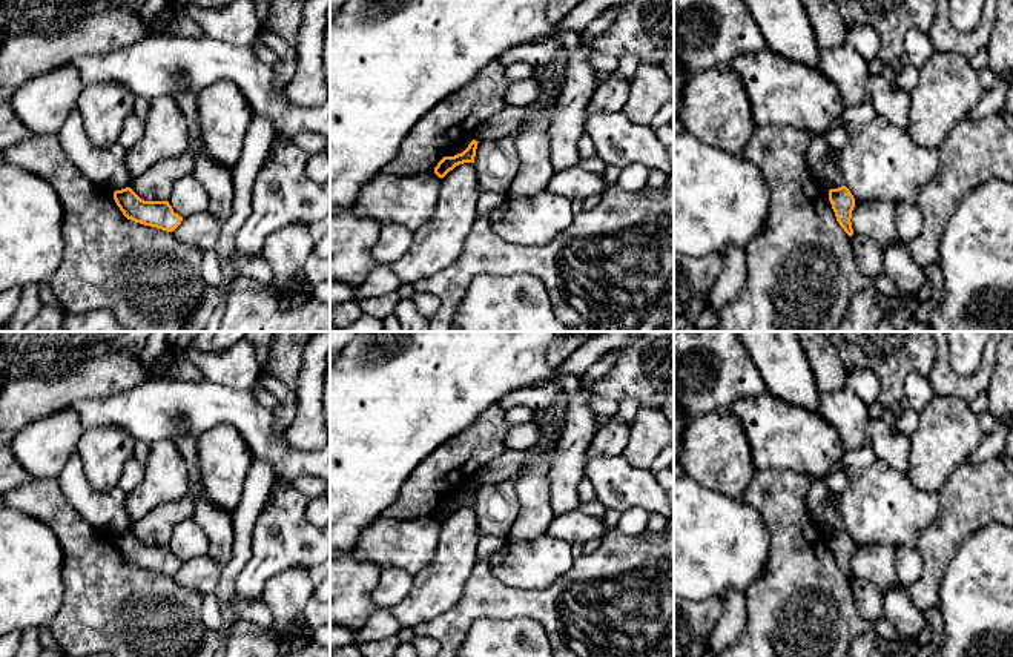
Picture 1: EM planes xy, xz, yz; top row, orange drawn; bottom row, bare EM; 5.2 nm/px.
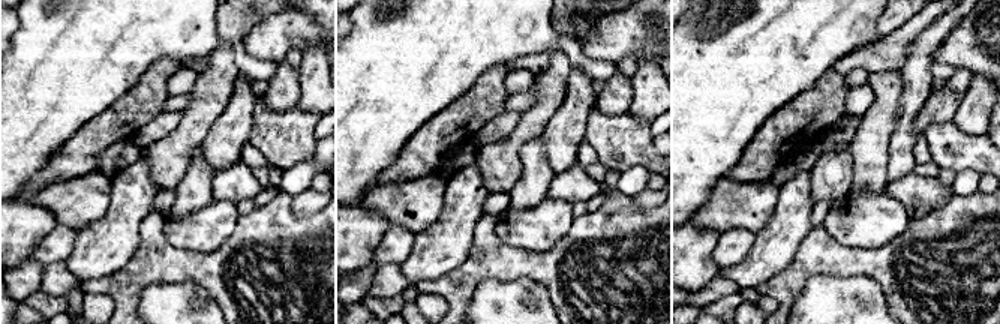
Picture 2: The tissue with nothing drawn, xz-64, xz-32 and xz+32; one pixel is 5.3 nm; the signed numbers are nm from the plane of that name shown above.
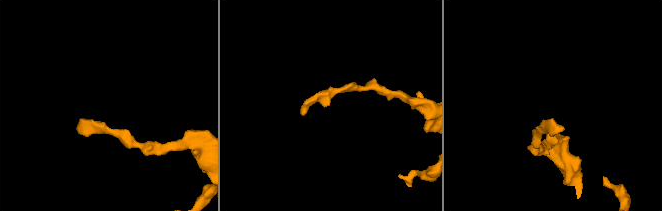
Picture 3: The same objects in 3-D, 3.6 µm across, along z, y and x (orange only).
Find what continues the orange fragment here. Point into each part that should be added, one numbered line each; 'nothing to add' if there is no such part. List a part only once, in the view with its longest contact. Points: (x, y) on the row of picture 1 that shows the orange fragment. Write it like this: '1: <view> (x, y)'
nothing to add

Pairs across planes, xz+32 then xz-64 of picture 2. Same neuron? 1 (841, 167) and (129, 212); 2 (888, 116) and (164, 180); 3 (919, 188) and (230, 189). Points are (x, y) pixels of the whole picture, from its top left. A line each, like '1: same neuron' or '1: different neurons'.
1: different neurons
2: different neurons
3: same neuron

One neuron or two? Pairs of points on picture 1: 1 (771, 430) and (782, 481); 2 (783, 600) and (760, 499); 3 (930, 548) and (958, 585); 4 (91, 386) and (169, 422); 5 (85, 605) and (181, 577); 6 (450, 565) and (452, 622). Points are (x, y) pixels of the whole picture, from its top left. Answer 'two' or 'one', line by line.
1: two
2: one
3: two
4: two
5: two
6: two

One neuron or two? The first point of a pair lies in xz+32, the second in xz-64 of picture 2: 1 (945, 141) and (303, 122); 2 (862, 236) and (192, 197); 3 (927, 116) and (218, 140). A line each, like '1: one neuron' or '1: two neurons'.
1: one neuron
2: two neurons
3: two neurons

